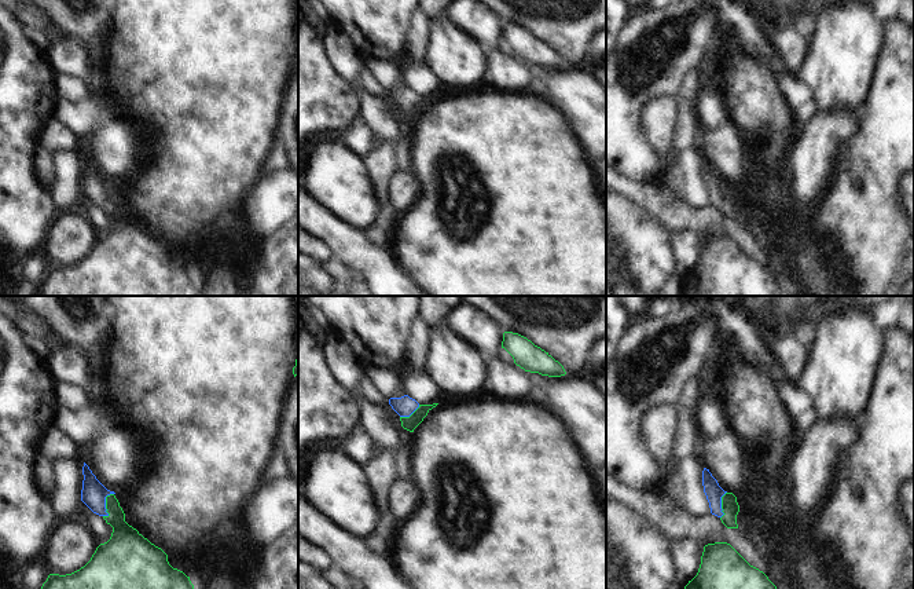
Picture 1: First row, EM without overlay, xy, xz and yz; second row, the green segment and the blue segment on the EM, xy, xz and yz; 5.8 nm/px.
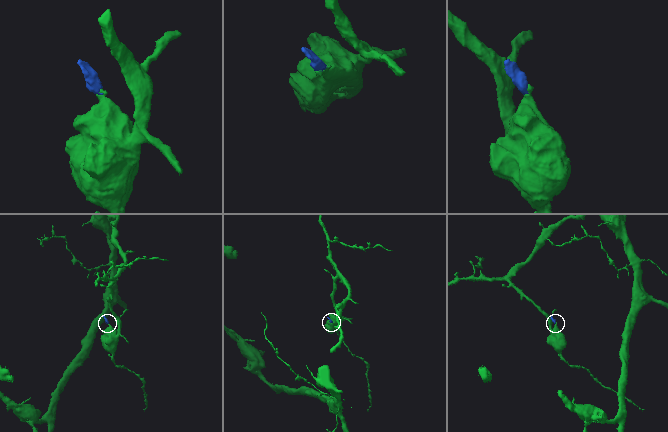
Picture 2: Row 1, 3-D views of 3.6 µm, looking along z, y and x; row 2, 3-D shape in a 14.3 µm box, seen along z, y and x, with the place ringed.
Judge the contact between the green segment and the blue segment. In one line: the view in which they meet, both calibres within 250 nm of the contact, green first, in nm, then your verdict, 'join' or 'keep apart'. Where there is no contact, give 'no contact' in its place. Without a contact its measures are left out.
meets green in xy; 190 nm thick on the green side, 150 nm on the other; join

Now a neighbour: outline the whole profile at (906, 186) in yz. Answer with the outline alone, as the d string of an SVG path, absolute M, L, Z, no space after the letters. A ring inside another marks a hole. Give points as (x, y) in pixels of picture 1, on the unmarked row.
M914 171L904 173L899 182L903 211L914 228Z

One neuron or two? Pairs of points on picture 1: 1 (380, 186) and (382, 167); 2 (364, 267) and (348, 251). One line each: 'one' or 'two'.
1: one
2: one

